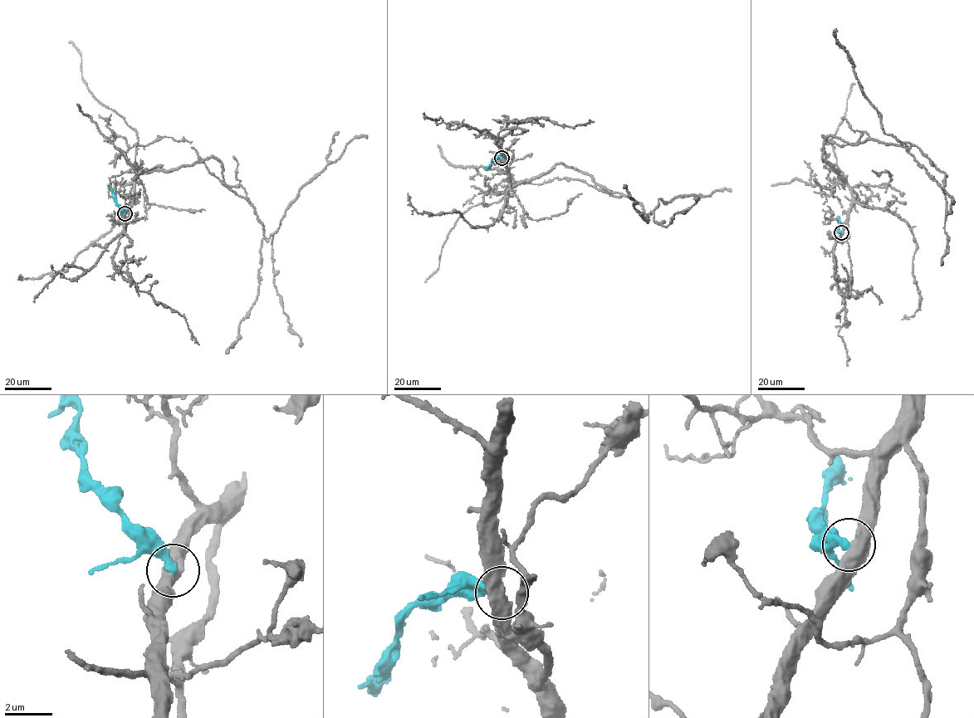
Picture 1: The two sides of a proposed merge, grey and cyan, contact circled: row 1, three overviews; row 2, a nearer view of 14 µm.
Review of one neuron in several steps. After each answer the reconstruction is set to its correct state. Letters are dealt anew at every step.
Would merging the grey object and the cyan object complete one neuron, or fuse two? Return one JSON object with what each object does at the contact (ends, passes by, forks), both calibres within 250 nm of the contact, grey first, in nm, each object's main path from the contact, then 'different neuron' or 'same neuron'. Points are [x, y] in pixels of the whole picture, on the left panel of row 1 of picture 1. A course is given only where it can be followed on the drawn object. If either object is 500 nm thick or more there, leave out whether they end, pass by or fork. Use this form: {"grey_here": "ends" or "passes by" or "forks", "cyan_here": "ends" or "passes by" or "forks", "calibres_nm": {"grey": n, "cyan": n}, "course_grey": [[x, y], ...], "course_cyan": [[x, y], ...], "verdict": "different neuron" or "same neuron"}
{"calibres_nm": {"grey": 550, "cyan": 340}, "course_grey": [[124, 213], [139, 174], [216, 158], [227, 188], [254, 208], [266, 241], [309, 180], [354, 138], [367, 136]], "course_cyan": [[124, 213], [117, 205], [111, 188]], "verdict": "different neuron"}

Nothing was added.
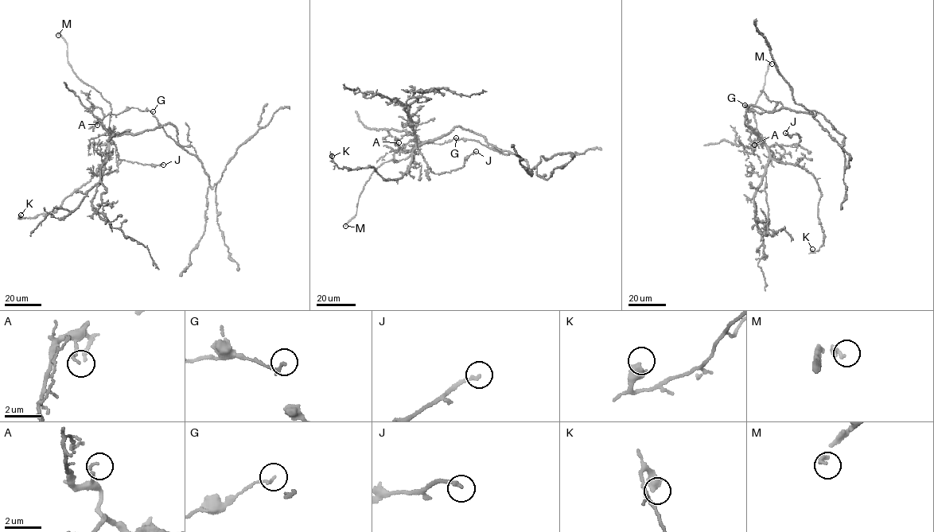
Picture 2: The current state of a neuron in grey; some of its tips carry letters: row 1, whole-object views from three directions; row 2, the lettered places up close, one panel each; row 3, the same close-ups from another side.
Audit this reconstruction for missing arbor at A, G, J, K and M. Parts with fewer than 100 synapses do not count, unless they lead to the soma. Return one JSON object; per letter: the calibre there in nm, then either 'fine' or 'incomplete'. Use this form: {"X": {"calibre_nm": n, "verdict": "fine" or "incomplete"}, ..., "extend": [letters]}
{"A": {"calibre_nm": 110, "verdict": "fine"}, "G": {"calibre_nm": 130, "verdict": "fine"}, "J": {"calibre_nm": 160, "verdict": "fine"}, "K": {"calibre_nm": 500, "verdict": "fine"}, "M": {"calibre_nm": 220, "verdict": "incomplete"}, "extend": ["M"]}

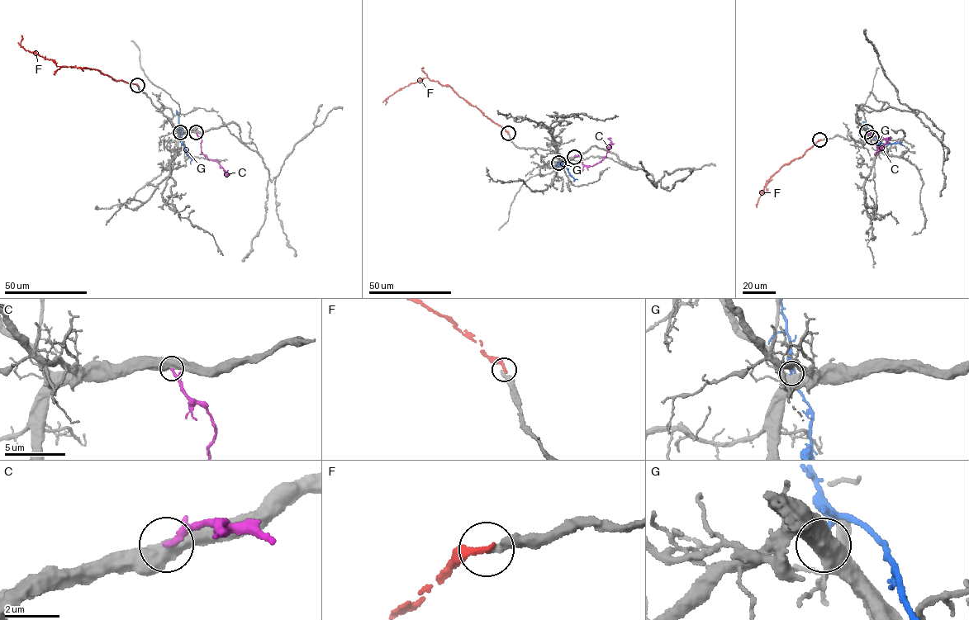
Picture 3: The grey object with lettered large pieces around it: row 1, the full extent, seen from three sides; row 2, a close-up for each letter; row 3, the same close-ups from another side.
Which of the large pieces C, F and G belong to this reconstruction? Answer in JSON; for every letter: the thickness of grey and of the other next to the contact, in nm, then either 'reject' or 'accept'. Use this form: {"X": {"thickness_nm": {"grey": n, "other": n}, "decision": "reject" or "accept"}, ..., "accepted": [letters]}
{"C": {"thickness_nm": {"grey": 600, "other": 150}, "decision": "reject"}, "F": {"thickness_nm": {"grey": 320, "other": 260}, "decision": "accept"}, "G": {"thickness_nm": {"grey": 480, "other": 280}, "decision": "reject"}, "accepted": ["F"]}

